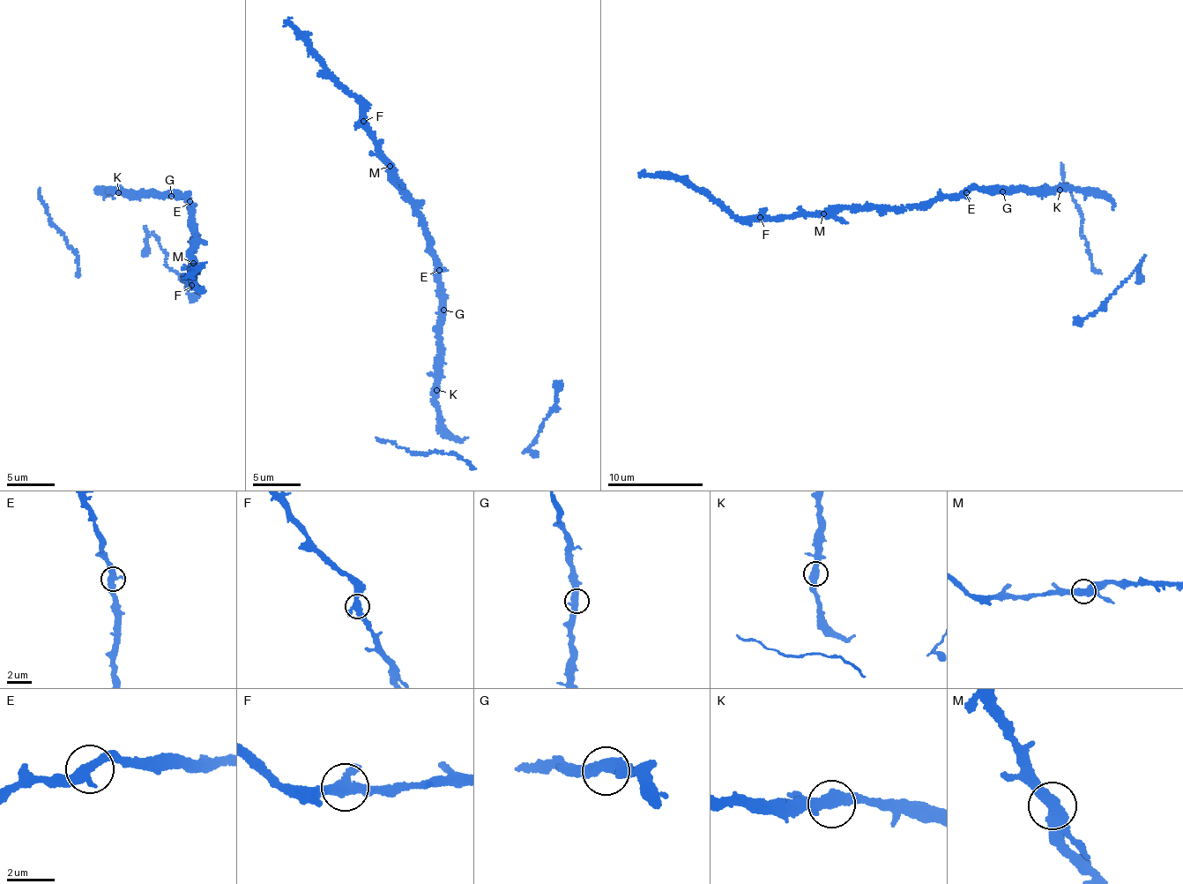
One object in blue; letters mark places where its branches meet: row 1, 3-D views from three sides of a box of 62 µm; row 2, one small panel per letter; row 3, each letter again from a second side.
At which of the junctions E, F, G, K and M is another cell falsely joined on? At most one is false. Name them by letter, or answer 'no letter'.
no letter

